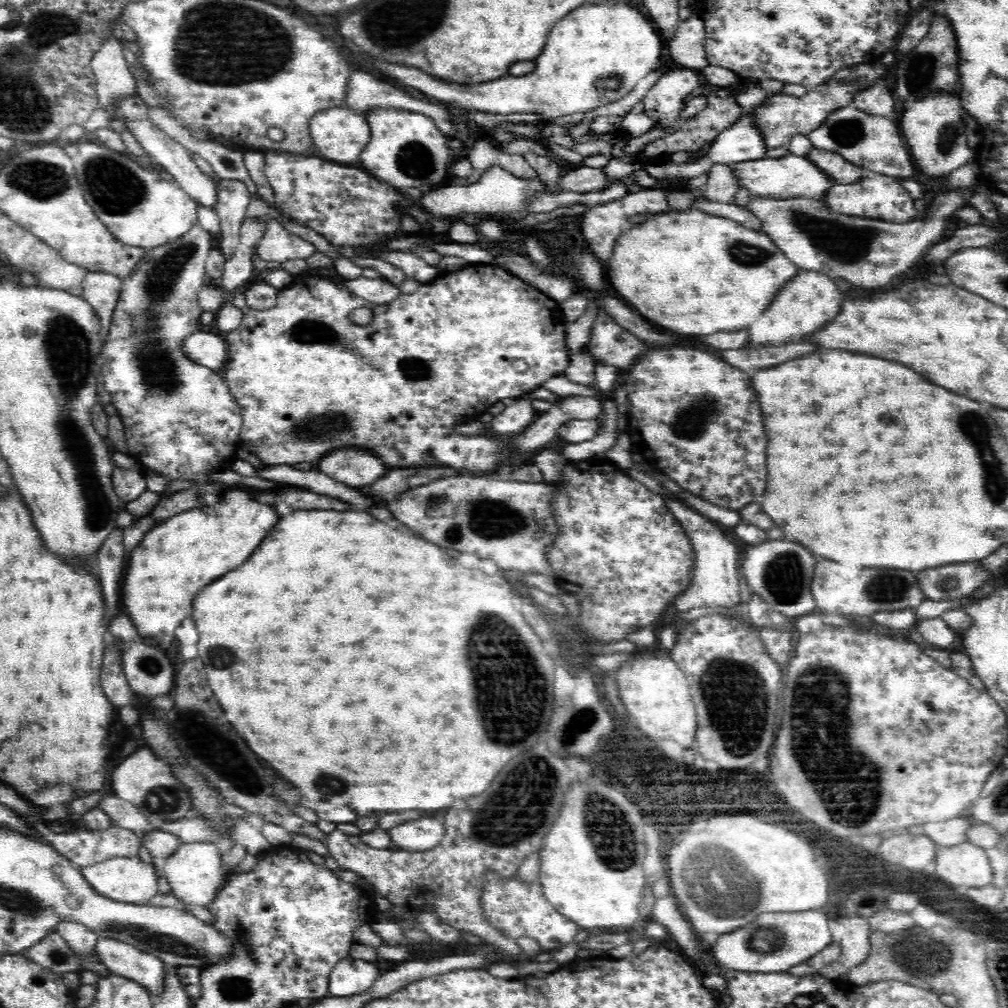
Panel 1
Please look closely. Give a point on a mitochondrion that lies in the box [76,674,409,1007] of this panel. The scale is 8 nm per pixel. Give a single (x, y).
(175, 946)

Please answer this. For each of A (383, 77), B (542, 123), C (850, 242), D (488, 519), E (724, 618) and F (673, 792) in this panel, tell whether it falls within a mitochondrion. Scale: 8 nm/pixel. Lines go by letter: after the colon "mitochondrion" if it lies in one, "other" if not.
A: other
B: other
C: mitochondrion
D: mitochondrion
E: other
F: mitochondrion

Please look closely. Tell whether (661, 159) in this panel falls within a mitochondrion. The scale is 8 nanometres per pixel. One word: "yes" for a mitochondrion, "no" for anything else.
no

